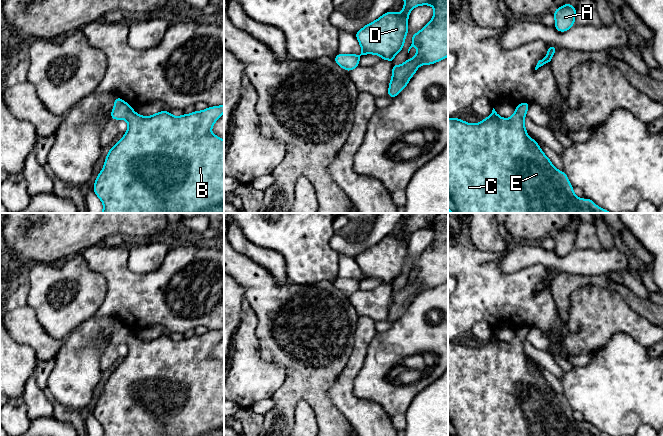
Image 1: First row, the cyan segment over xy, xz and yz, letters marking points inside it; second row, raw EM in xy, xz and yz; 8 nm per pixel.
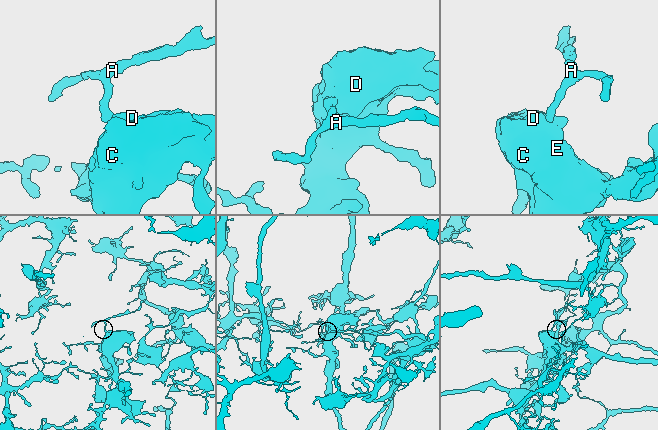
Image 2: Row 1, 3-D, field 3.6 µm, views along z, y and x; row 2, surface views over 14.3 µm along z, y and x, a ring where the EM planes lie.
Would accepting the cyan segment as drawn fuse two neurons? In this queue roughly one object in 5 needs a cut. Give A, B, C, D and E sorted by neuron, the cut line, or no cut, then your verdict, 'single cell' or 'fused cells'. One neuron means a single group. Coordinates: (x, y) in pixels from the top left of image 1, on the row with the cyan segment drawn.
A B C D E | no cut | single cell

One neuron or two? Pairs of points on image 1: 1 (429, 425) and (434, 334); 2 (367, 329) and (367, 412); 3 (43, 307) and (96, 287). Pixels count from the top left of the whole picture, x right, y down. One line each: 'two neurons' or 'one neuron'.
1: two neurons
2: one neuron
3: one neuron

